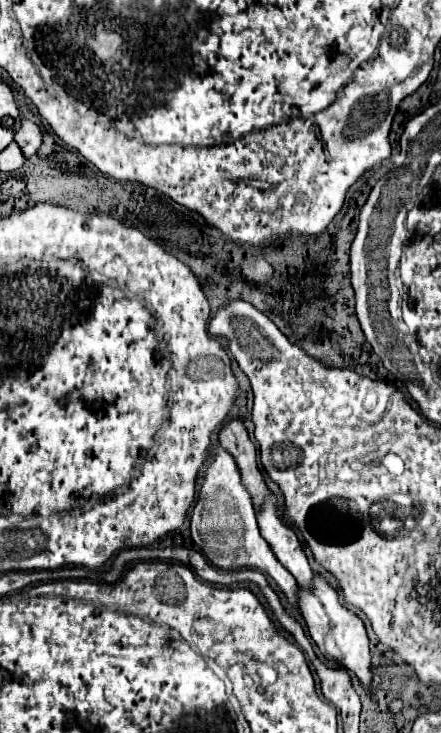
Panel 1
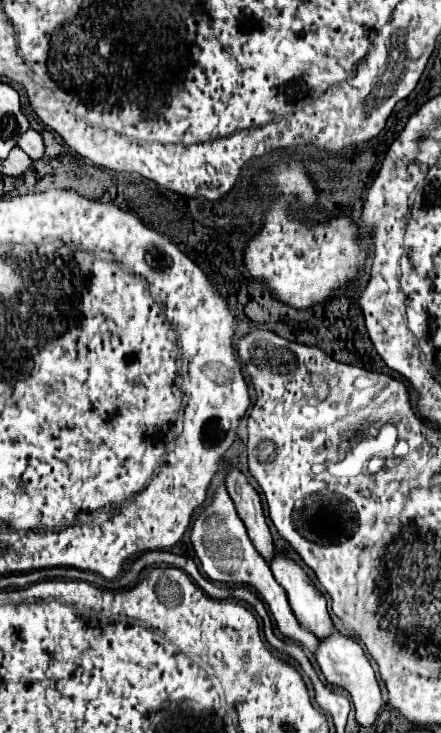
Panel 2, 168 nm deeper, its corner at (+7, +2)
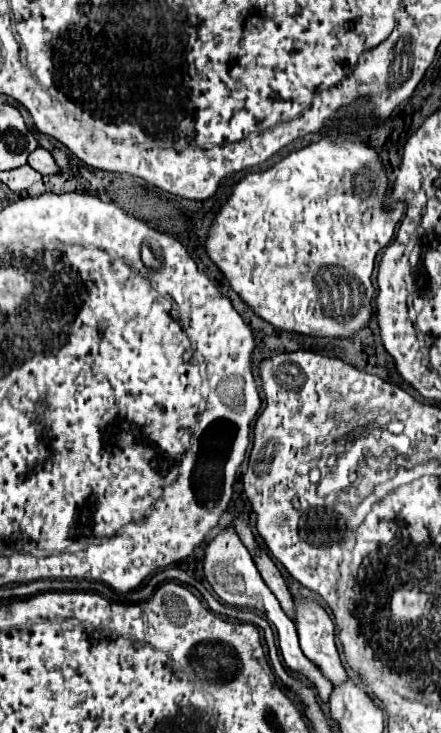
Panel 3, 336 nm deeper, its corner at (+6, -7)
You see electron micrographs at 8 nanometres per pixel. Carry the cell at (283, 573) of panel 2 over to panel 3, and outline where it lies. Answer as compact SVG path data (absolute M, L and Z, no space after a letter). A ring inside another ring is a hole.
M293 599L295 603L295 625L301 641L301 649L331 683L345 681L347 673L341 665L335 647L335 625L327 611L315 599Z

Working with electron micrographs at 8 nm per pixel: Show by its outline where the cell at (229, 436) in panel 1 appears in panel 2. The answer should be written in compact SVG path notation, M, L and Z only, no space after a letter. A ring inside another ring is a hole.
M228 468L226 490L228 490L230 498L234 500L236 512L240 516L240 520L244 522L250 540L254 542L256 550L266 560L266 564L270 564L274 558L274 544L272 544L272 536L270 536L268 524L266 524L266 518L262 512L262 500L258 496L258 492L250 486L246 476L234 468Z

